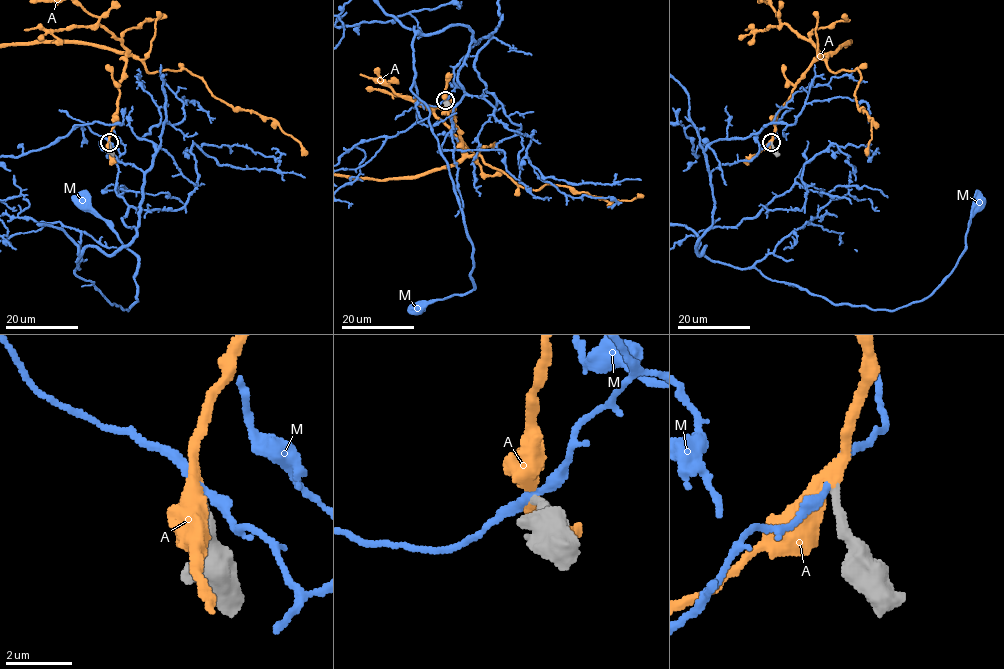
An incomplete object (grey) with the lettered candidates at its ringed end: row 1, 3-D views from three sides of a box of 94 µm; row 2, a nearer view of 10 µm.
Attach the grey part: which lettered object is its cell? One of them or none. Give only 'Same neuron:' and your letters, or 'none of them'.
Same neuron: A

